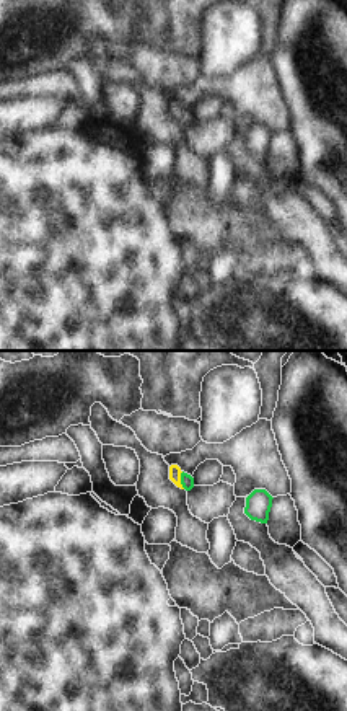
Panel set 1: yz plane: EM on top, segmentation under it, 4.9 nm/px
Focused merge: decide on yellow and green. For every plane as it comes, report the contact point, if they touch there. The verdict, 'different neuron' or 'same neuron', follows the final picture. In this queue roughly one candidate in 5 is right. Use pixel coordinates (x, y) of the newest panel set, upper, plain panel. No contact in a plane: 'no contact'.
contact (180, 114)

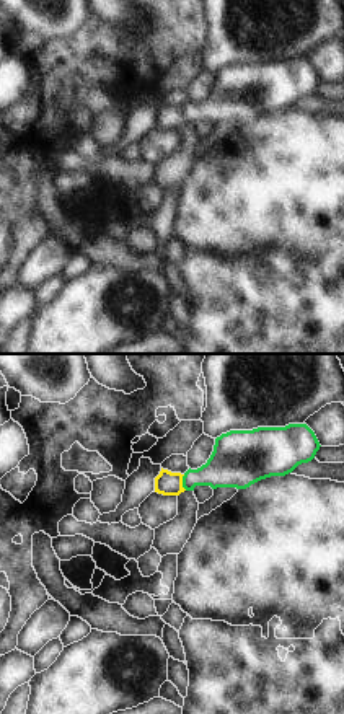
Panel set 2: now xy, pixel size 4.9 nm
contact (181, 118)

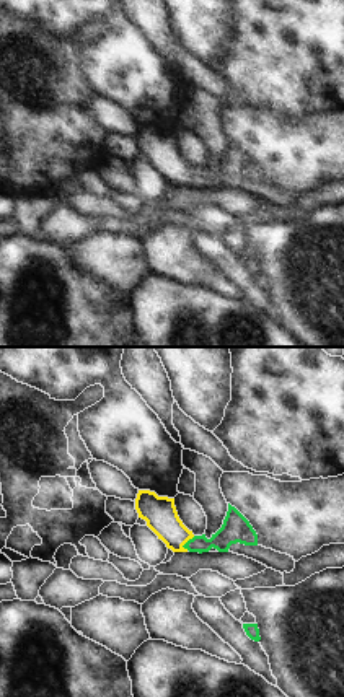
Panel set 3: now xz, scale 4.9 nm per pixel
contact (188, 175)

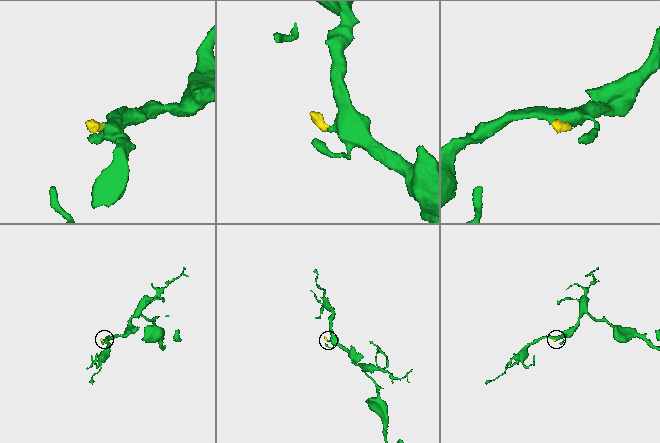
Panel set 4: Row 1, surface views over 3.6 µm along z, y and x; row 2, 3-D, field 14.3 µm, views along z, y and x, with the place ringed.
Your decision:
same neuron

